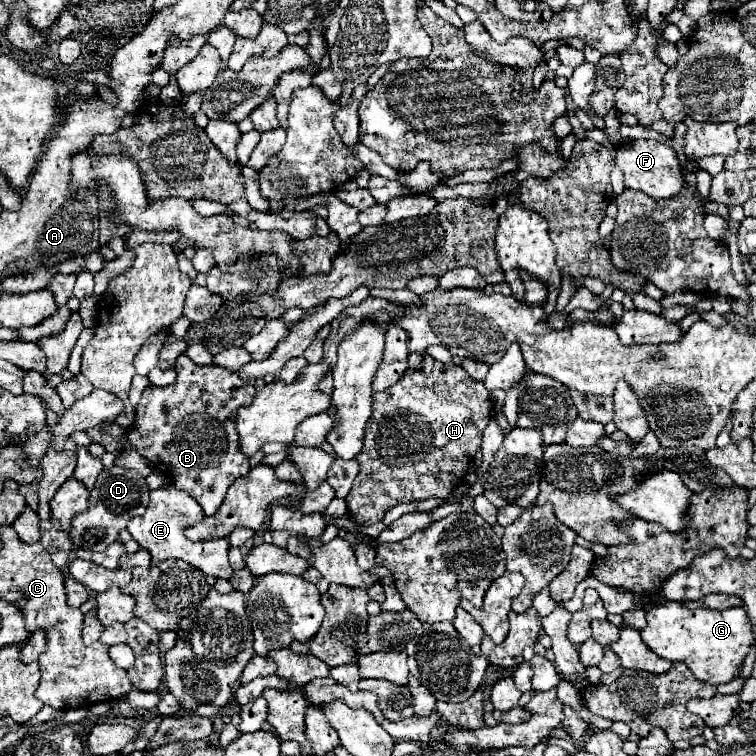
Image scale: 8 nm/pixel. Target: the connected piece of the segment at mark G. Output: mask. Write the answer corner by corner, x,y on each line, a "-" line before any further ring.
665,602
647,612
647,626
641,630
641,638
649,648
665,660
685,662
687,668
707,684
729,682
737,676
741,662
755,642
755,634
747,620
745,608
711,610
711,608
687,608
679,602

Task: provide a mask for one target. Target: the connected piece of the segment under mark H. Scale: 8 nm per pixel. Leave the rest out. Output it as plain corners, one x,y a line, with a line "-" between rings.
425,356
419,368
409,368
401,380
373,396
373,416
371,428
367,430
367,440
363,440
363,450
357,456
359,474
347,494
347,510
355,522
363,526
373,526
383,520
385,512
401,502
425,500
425,498
447,498
457,484
461,484
463,474
475,452
481,446
481,434
493,414
493,400
483,382
473,382
467,372
453,362
439,362

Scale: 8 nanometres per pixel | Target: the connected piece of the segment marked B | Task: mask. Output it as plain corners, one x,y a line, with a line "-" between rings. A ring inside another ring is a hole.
181,364
177,366
177,380
175,384
169,384
165,388
151,386
145,388
141,394
141,402
137,404
137,418
127,428
127,442
129,448
137,450
143,458
147,458
153,466
157,466
157,472
169,476
173,480
173,486
191,494
203,512
211,516
219,504
225,498
227,488
237,480
239,476
249,472
249,458
239,456
239,442
235,436
235,424
231,416
235,416
235,408
251,404
255,396
255,382
243,384
235,372
219,366
197,366
197,364

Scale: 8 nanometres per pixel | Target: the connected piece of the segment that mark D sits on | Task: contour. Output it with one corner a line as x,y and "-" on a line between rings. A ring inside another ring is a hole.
113,466
109,470
103,470
99,474
99,480
89,496
89,508
87,512
75,516
71,538
75,548
87,548
87,550
103,550
107,544
115,542
119,532
127,528
129,520
135,516
141,516
149,504
149,486
145,480
135,472
127,468

